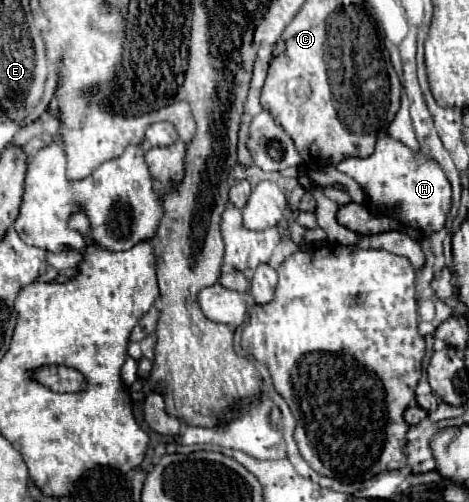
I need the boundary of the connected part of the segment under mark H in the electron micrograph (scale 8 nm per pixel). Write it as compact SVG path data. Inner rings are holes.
M385 132L379 134L375 152L367 158L347 158L337 164L339 172L351 176L365 190L371 202L381 206L397 206L395 218L415 228L419 234L433 234L445 226L447 212L451 208L451 184L443 176L443 170L433 160L427 160L421 152L411 152L397 140L391 140Z

